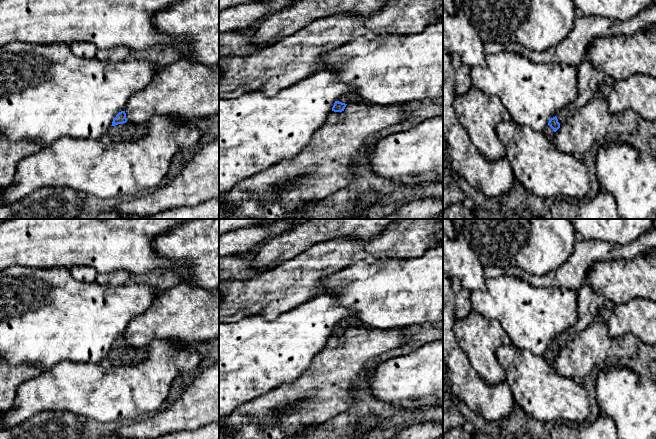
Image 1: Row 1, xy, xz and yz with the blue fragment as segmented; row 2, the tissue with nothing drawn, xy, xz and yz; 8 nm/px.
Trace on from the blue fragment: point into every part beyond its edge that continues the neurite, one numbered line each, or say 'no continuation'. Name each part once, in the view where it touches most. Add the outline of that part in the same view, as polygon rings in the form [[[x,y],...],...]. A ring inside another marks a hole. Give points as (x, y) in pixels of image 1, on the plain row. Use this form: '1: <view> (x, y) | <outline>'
1: xy (127, 355) | [[[123,347],[111,350],[106,362],[115,366],[135,364],[145,357],[145,352],[135,347]]]
2: yz (590, 302) | [[[584,285],[578,290],[579,317],[575,325],[563,331],[556,341],[558,346],[563,347],[573,339],[580,331],[587,327],[593,320],[598,318],[600,309],[605,306],[605,299],[590,286]]]

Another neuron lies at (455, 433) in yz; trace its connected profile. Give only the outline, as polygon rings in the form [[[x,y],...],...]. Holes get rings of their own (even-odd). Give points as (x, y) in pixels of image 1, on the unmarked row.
[[[452,428],[443,435],[443,439],[475,439],[462,430],[462,428]]]

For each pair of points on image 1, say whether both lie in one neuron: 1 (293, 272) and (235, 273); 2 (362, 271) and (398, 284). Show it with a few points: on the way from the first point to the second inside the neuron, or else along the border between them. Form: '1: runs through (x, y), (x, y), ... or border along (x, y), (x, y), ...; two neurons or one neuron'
1: border along (261, 270), (248, 279), (235, 281); two neurons
2: runs through (371, 280), (375, 284), (389, 284); one neuron

